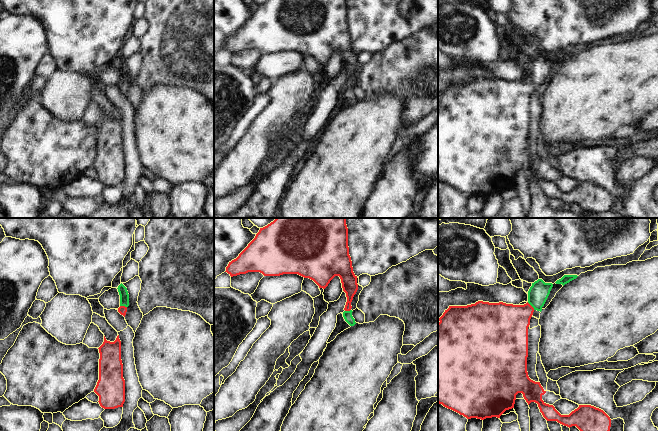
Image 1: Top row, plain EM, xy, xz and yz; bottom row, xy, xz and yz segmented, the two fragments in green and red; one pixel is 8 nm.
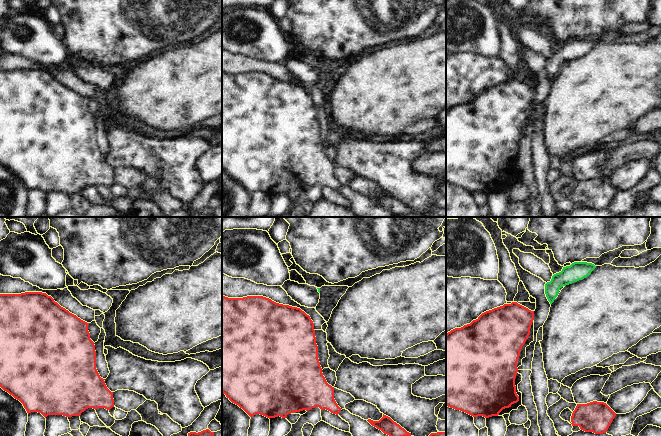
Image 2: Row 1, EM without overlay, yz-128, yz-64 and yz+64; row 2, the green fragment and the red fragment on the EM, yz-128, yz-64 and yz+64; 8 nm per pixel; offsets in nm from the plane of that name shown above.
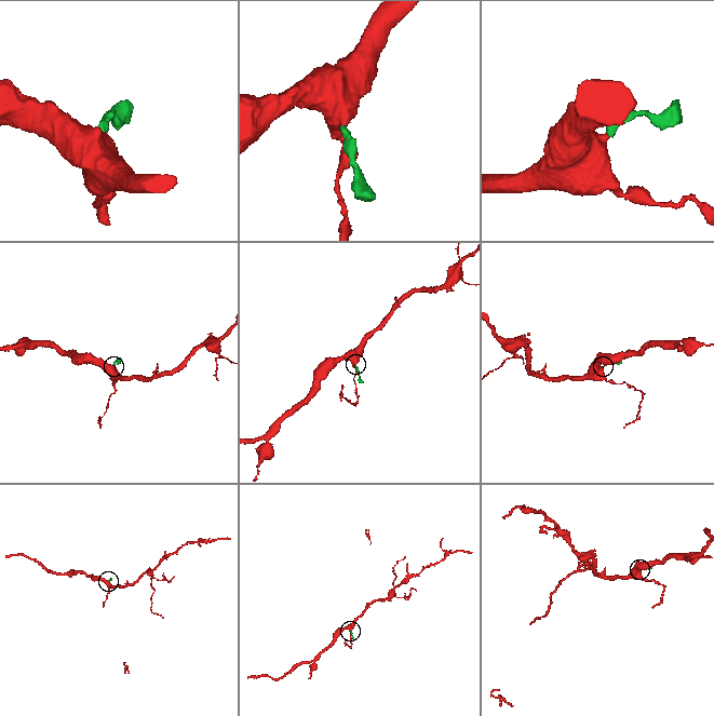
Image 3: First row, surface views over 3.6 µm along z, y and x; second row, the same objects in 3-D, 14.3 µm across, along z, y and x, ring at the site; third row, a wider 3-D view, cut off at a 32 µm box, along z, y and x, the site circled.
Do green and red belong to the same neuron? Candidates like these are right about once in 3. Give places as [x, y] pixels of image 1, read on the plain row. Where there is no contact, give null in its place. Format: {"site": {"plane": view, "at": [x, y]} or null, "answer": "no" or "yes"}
{"site": {"plane": "yz", "at": [531, 81]}, "answer": "yes"}

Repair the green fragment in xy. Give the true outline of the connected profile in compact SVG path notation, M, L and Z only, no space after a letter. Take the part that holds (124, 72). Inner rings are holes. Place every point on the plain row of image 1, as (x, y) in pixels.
M122 59L117 65L120 71L120 83L118 84L118 88L125 93L127 83L129 82L129 70L127 64Z

